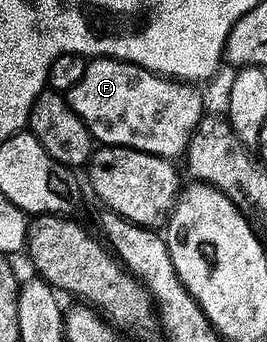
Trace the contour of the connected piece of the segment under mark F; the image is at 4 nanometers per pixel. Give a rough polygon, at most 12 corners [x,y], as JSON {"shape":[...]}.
{"shape":[[89,60],[66,98],[101,146],[128,149],[128,61]]}

